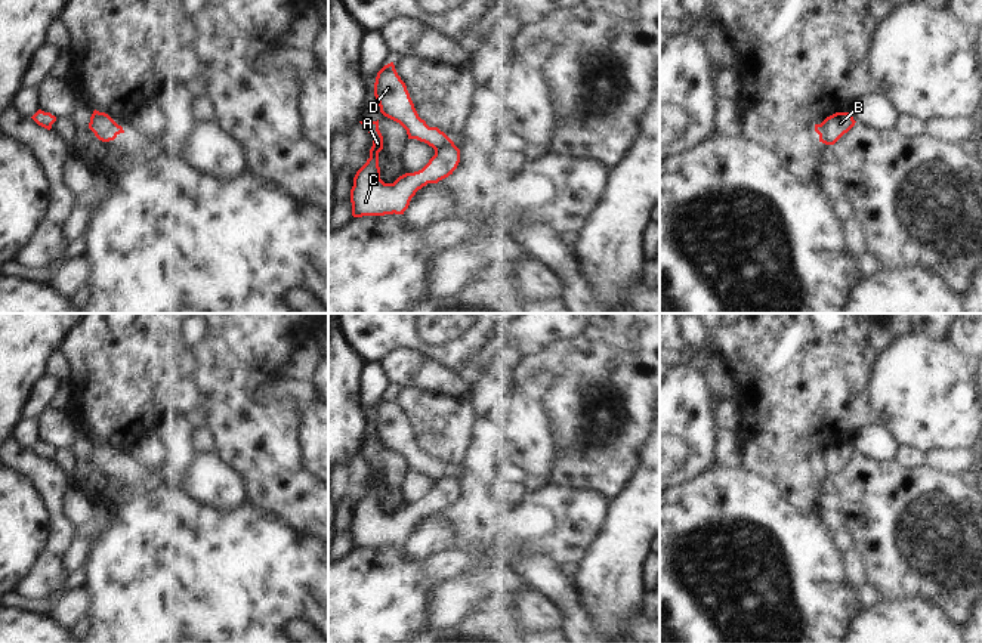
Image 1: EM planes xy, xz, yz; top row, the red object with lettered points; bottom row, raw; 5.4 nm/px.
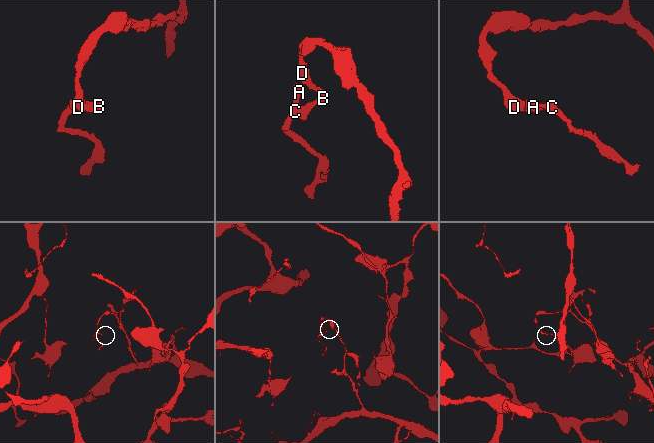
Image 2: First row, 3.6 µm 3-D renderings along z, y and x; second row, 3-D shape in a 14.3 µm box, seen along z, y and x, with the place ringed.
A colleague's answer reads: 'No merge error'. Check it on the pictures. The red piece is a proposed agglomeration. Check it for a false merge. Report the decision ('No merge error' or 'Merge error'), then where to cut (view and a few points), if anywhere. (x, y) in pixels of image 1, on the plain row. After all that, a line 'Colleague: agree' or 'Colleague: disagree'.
Merge error. Split along xz (450, 470), (435, 481)
Colleague: disagree

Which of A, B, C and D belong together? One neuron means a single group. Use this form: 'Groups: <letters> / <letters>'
Groups: A B C / D

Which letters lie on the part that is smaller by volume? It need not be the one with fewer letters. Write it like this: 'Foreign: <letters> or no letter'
Foreign: A, B, C

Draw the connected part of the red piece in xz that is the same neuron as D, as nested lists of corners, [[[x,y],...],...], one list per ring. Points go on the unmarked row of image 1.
[[[393,393],[385,396],[376,408],[374,427],[380,443],[399,454],[408,466],[408,470],[417,470],[433,480],[445,476],[450,469],[438,458],[429,458],[414,439],[405,414],[398,406]]]

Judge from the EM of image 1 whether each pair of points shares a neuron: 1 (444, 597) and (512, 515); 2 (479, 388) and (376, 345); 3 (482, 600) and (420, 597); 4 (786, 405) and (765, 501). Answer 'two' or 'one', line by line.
1: two
2: two
3: two
4: two

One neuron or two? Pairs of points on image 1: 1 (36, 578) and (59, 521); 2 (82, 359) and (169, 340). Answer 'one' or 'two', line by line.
1: one
2: one

